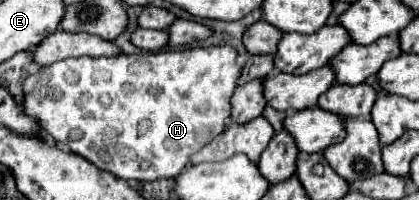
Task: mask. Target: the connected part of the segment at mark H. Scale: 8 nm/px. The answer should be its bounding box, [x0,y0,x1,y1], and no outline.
[24,45,242,181]

